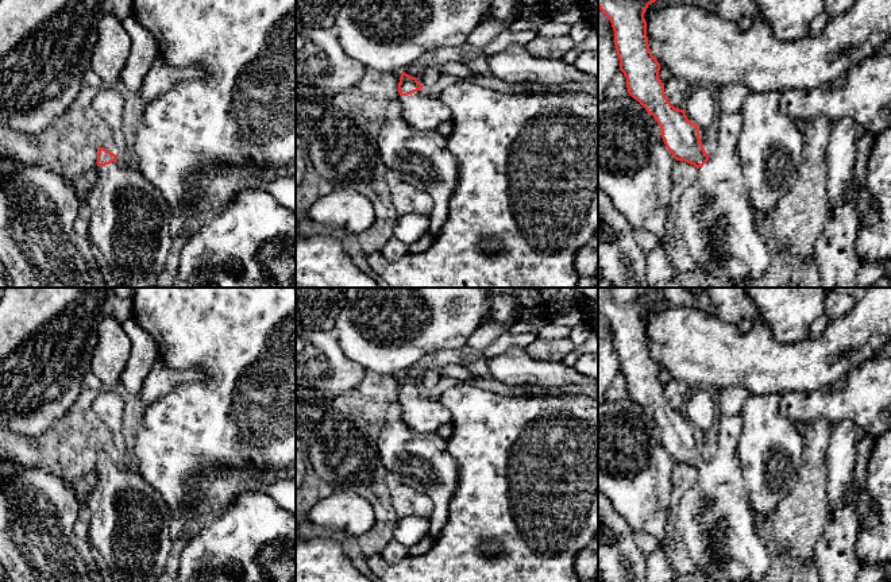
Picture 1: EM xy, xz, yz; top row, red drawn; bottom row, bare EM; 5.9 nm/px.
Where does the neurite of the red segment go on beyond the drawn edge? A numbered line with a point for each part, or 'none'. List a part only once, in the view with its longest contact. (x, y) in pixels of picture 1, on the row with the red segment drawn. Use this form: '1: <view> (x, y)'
1: xy (128, 218)

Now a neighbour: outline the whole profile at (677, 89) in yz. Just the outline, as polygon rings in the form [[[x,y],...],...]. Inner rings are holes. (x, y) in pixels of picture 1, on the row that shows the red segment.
[[[671,76],[664,84],[664,95],[675,108],[684,109],[686,99],[688,97],[693,86],[682,77]]]

